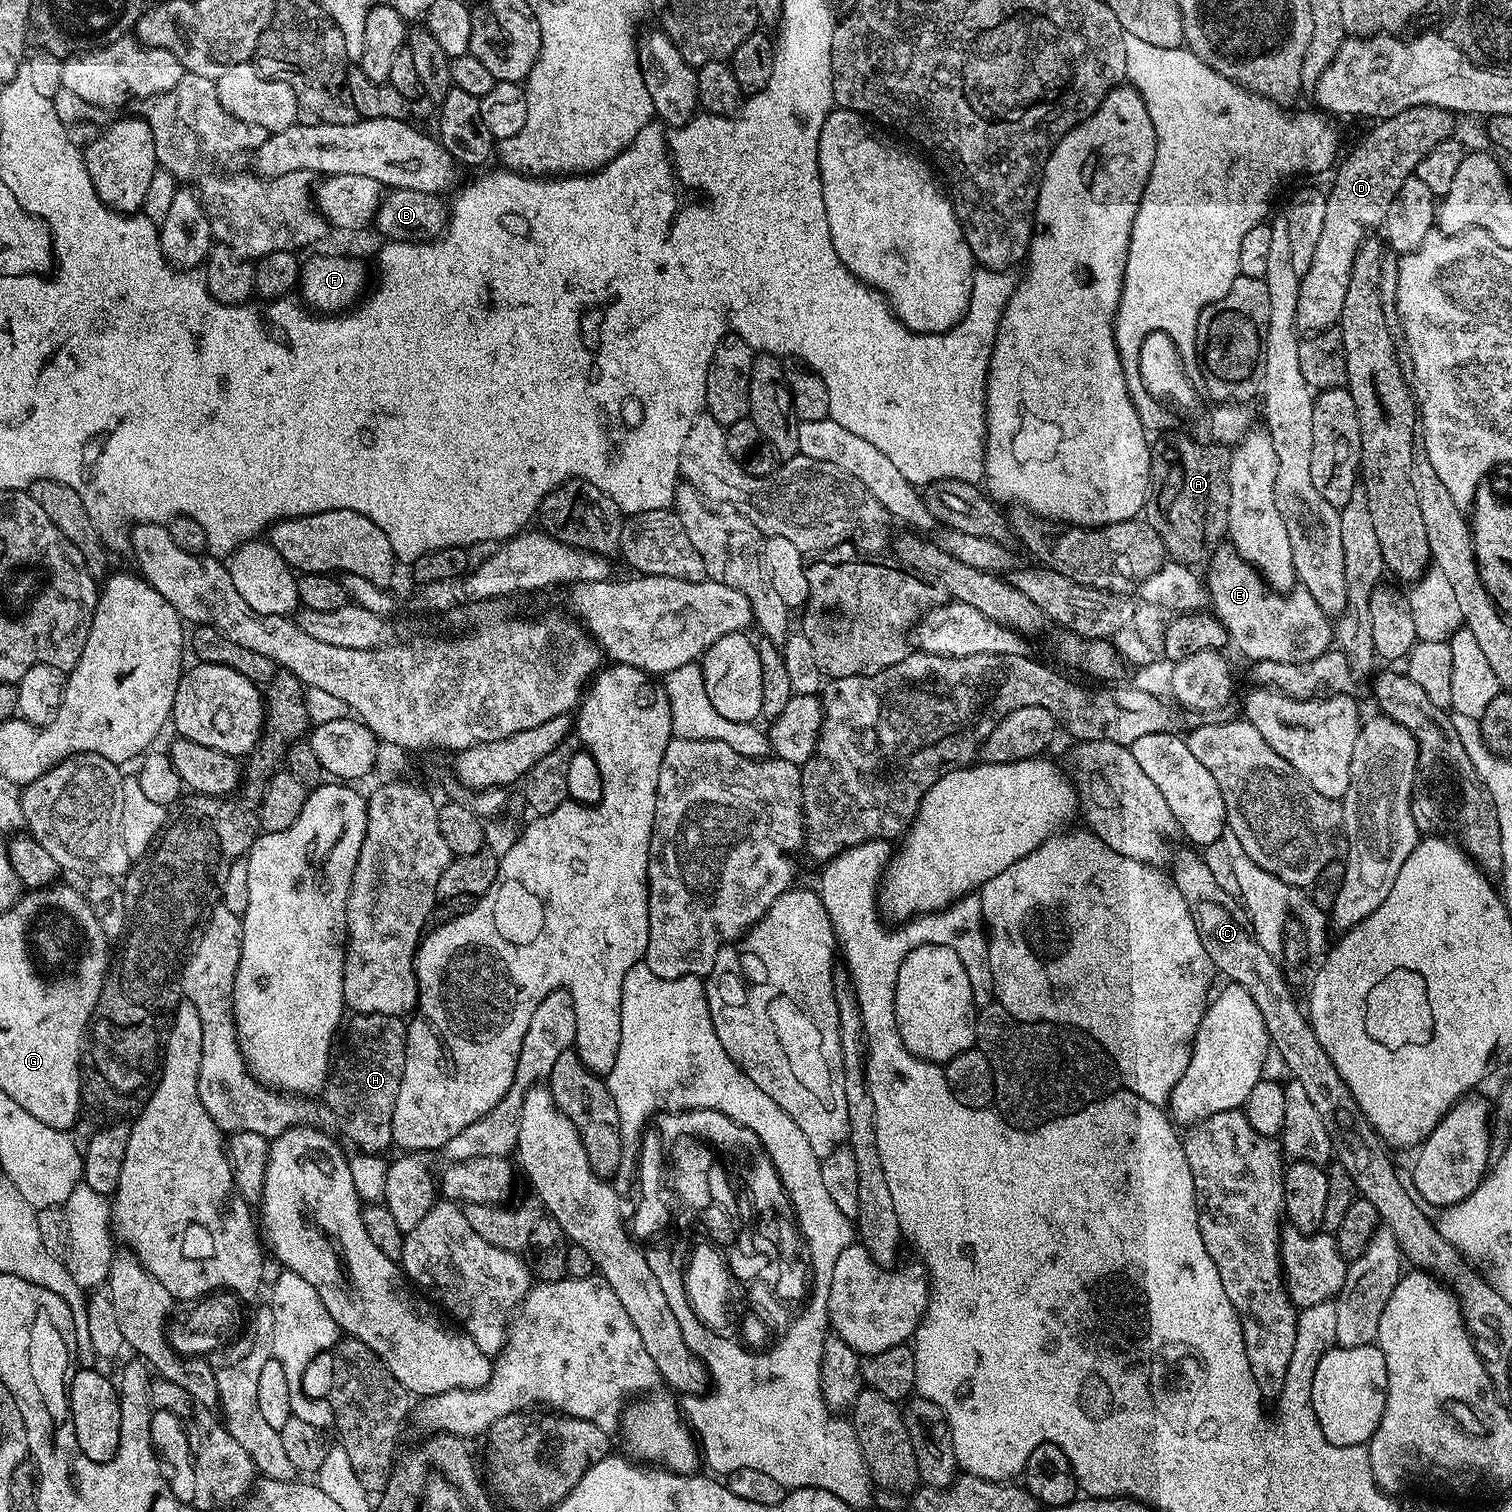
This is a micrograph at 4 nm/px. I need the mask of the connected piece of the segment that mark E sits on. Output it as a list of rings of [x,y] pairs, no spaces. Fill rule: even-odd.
[[[1221,546],[1212,554],[1212,559],[1207,561],[1206,569],[1208,568],[1208,576],[1206,572],[1206,596],[1210,601],[1211,611],[1221,622],[1226,626],[1228,631],[1228,639],[1244,656],[1249,656],[1249,661],[1265,660],[1266,662],[1290,662],[1291,664],[1309,664],[1314,658],[1318,658],[1323,652],[1329,651],[1334,644],[1334,624],[1329,616],[1322,610],[1322,606],[1318,606],[1318,602],[1314,602],[1314,598],[1310,594],[1310,590],[1306,590],[1303,586],[1296,586],[1291,591],[1286,593],[1278,593],[1271,591],[1260,573],[1252,568],[1242,559],[1236,552],[1236,549],[1231,546]]]

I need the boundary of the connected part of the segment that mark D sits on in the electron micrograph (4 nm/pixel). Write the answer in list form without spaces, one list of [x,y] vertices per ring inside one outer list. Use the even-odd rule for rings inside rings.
[[[1429,104],[1399,112],[1372,126],[1368,137],[1345,160],[1343,157],[1339,161],[1335,169],[1336,177],[1332,180],[1332,189],[1327,189],[1326,192],[1326,218],[1322,221],[1322,234],[1314,250],[1314,262],[1310,262],[1310,270],[1302,273],[1300,278],[1296,311],[1297,333],[1327,332],[1333,326],[1339,325],[1342,305],[1346,302],[1346,290],[1350,286],[1350,270],[1353,266],[1354,254],[1360,248],[1361,242],[1371,233],[1368,231],[1371,228],[1379,229],[1383,225],[1386,210],[1390,210],[1390,202],[1394,202],[1394,194],[1402,186],[1402,182],[1406,182],[1415,173],[1417,165],[1430,154],[1434,146],[1438,146],[1440,142],[1453,135],[1454,121],[1452,120],[1454,120],[1453,113]]]

